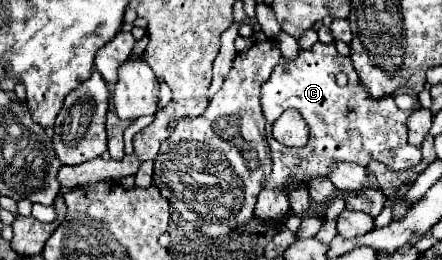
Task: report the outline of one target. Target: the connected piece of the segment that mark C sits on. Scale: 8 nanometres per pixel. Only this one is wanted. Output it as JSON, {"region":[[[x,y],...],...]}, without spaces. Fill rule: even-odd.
{"region":[[[316,42],[310,50],[302,50],[296,60],[282,58],[280,64],[274,68],[260,96],[262,112],[266,116],[266,140],[272,152],[270,156],[274,166],[254,208],[254,218],[258,222],[276,228],[282,226],[284,220],[290,216],[290,202],[284,196],[284,188],[288,190],[288,180],[294,180],[296,184],[308,188],[310,180],[328,178],[334,164],[340,162],[354,162],[366,166],[372,160],[378,160],[392,170],[412,168],[416,162],[420,162],[422,158],[420,150],[406,142],[408,134],[406,120],[420,106],[412,110],[400,110],[394,102],[394,96],[386,96],[384,100],[378,102],[370,100],[364,96],[364,92],[354,90],[354,80],[358,80],[358,76],[350,60],[340,56],[334,44],[322,44],[322,42]],[[340,72],[348,76],[346,86],[336,84],[336,74]],[[348,94],[362,94],[362,96],[356,96],[354,100],[348,102]],[[288,108],[298,110],[310,128],[308,144],[302,148],[288,148],[276,142],[272,136],[274,120],[278,120],[282,110]]]}

